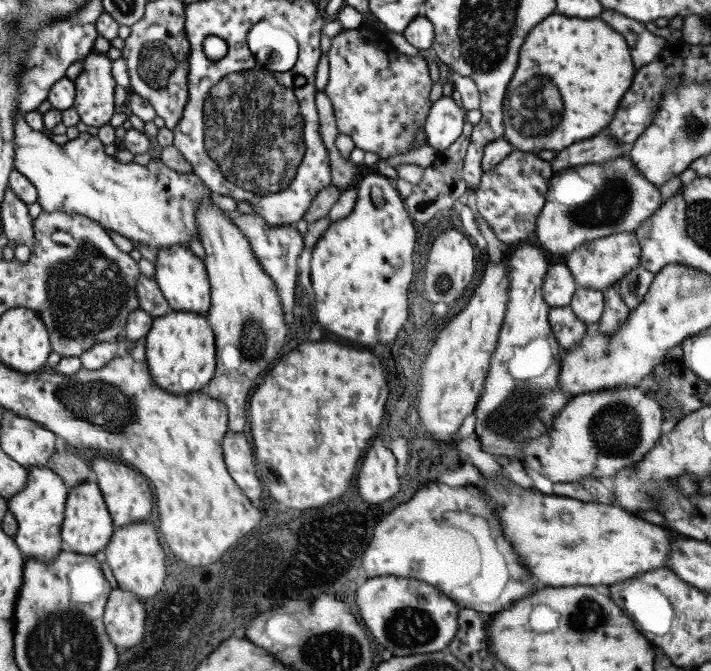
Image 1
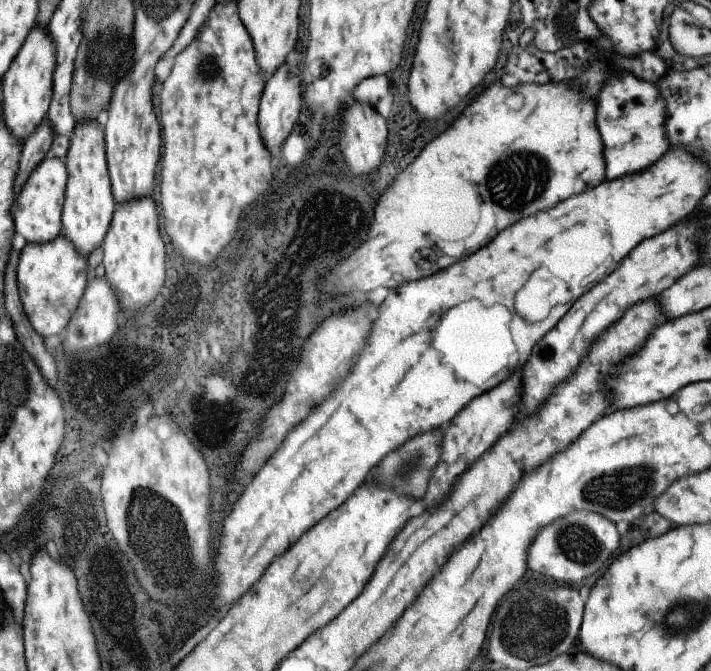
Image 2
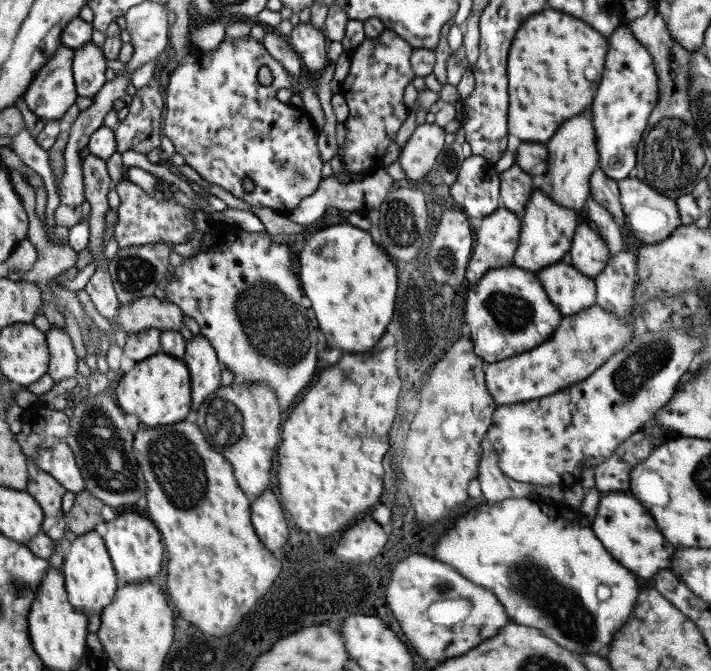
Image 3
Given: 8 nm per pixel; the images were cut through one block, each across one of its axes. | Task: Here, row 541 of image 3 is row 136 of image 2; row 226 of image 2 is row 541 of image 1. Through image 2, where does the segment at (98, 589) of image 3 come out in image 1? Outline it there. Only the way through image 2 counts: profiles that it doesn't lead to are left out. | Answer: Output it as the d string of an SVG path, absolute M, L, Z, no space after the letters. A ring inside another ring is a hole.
M87 480L68 489L60 529L63 551L95 555L105 548L113 529L111 517L96 482Z

